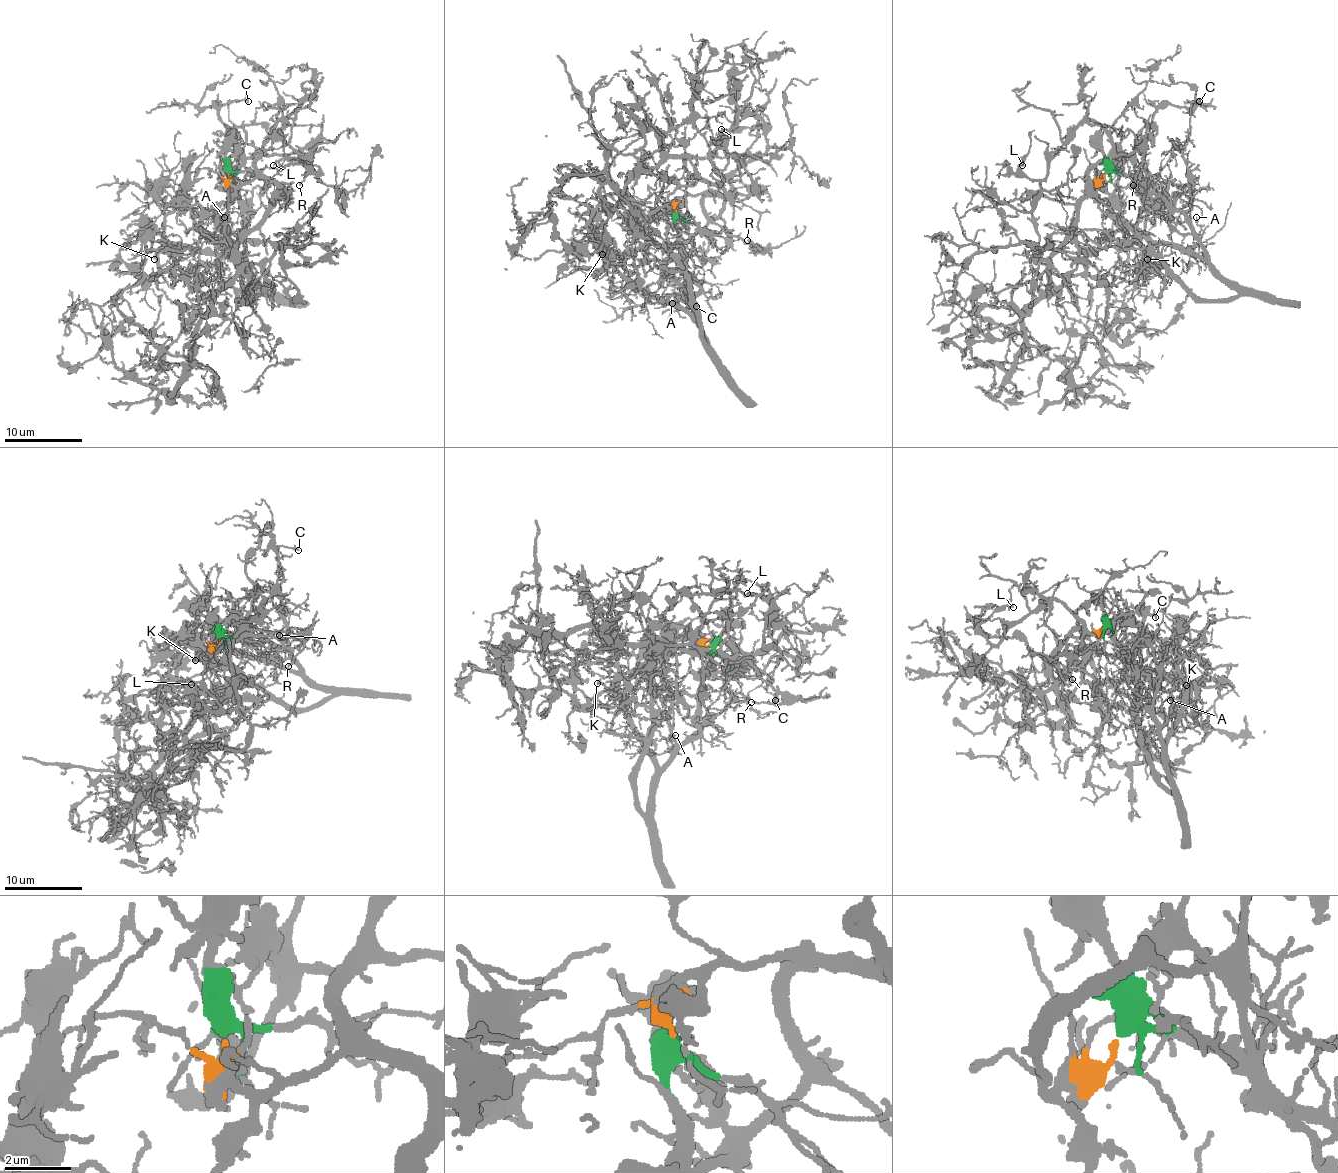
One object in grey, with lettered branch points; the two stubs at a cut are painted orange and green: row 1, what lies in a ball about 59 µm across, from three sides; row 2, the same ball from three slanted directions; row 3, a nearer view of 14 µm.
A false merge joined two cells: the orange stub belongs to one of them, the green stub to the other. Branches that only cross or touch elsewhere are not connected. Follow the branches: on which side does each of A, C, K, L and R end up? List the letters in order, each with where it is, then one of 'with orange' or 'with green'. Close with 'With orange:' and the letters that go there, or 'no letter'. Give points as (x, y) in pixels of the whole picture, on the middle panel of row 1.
A: (672, 303) | with green
C: (696, 306) | with green
K: (602, 254) | with green
L: (721, 129) | with orange
R: (747, 240) | with orange
With orange: L, R

